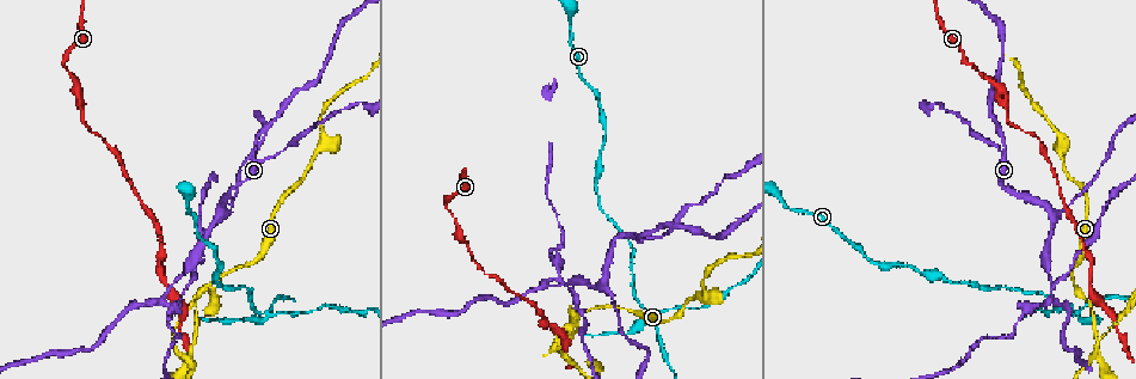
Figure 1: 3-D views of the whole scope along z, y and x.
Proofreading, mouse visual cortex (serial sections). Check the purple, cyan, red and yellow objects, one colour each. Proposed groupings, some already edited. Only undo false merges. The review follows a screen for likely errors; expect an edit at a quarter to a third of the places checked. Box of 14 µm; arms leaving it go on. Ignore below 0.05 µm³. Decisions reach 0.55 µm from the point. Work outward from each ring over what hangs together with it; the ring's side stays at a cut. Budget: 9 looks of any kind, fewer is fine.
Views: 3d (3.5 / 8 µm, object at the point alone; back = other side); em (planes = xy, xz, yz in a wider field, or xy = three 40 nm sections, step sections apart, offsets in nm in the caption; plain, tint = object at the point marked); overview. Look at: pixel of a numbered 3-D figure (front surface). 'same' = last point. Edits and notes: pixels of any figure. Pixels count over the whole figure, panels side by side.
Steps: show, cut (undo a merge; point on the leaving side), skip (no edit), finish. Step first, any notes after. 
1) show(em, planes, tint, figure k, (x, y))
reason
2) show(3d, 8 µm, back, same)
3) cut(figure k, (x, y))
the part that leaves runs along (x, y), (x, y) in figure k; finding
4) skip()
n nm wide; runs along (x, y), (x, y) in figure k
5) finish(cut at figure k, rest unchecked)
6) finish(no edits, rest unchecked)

show(3d, 3.5 µm, figure 1, (220, 212))
three-way junction

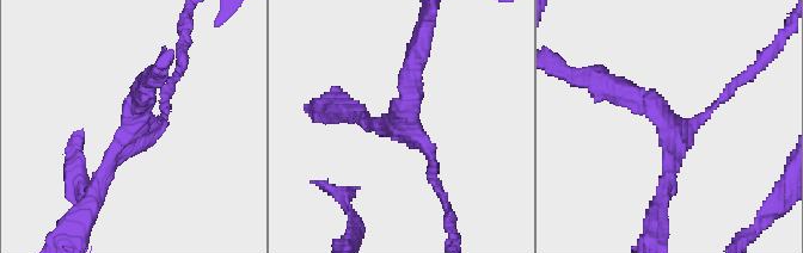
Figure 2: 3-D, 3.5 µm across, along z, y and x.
show(em, xy, step 3, tint, figure 2, (667, 126))
3 arms; arms of 100, 200, 300 nm; now the EM

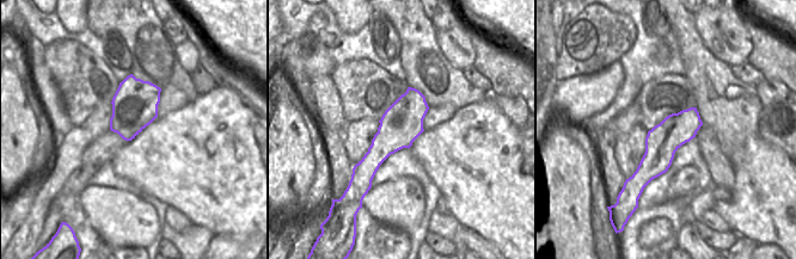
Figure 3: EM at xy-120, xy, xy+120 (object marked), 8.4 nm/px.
skip()
runs along (607, 82), (669, 127), (662, 193) in figure 2; all the same cell

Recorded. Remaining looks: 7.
show(3d, 3.5 µm, figure 1, (1061, 145))
branch point

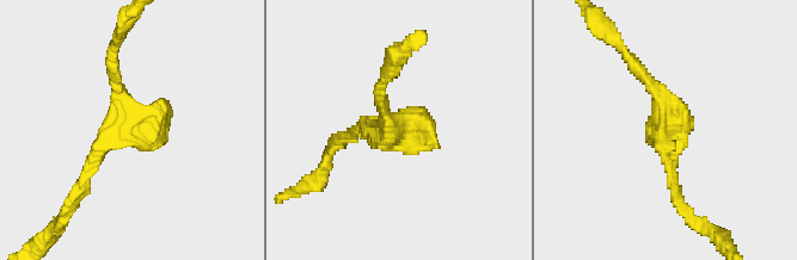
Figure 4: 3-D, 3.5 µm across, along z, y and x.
show(em, xy, step 2, tint, figure 4, (668, 124))
now the EM

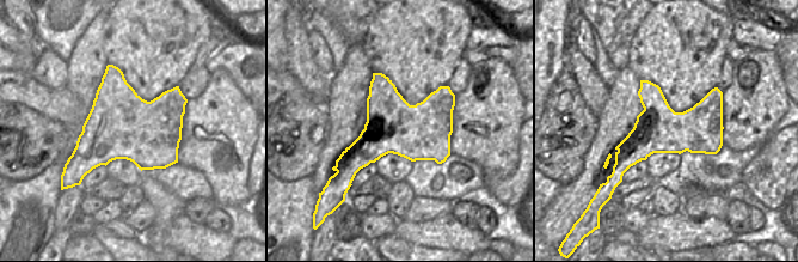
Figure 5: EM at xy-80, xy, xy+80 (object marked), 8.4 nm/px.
skip()
runs along (719, 95), (618, 164) in figure 5; all the same cell

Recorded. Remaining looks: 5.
show(3d, 8 µm, figure 1, (573, 336))
abrupt turn

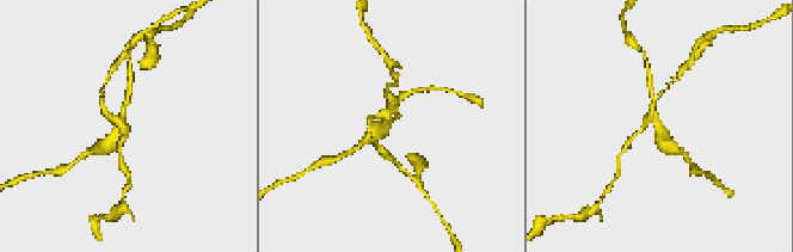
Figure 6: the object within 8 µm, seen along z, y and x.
show(em, planes, tint, figure 6, (124, 116))
4 arms; arms of 150, 150, 200, 350 nm; need the tissue

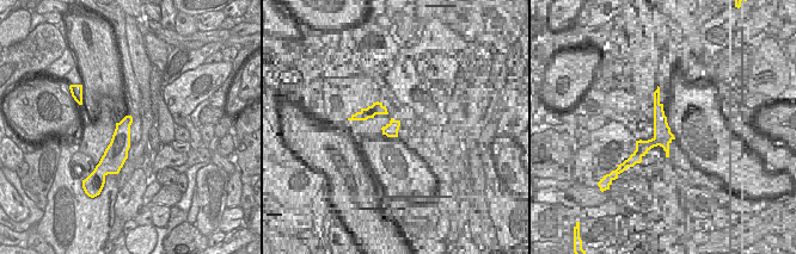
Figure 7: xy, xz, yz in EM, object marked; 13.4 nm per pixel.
cut(figure 6, (389, 100))
the part that leaves runs along (123, 120), (106, 114), (103, 86) in figure 6; two cells meet here

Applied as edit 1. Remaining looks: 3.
show(overview)

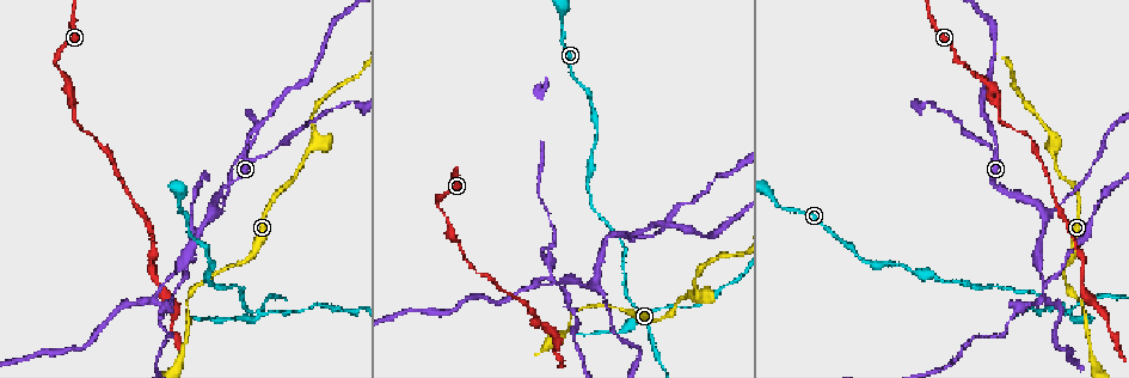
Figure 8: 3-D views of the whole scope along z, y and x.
show(3d, 3.5 µm, figure 8, (1044, 300))
branch point

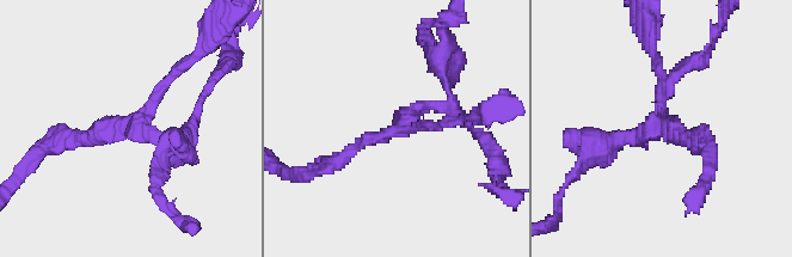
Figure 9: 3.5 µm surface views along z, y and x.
show(em, xy, step 1, tint, figure 9, (409, 117))
3 arms; arms of 150, 150, 200 nm

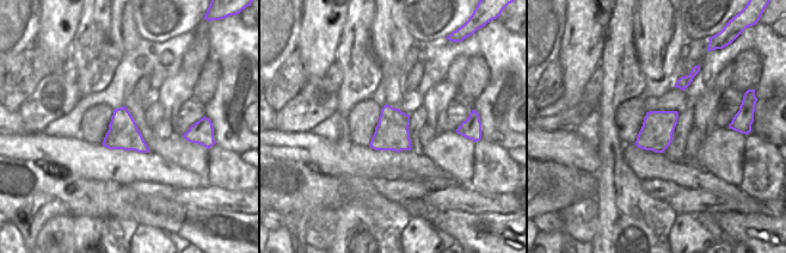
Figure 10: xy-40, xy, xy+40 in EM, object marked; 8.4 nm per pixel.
cut(figure 9, (190, 141))
the part that leaves runs along (146, 134), (178, 138), (219, 72) in figure 9; a second cell is stuck on

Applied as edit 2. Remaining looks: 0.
finish(cut at figure 6, cut at figure 9, rest unchecked)

